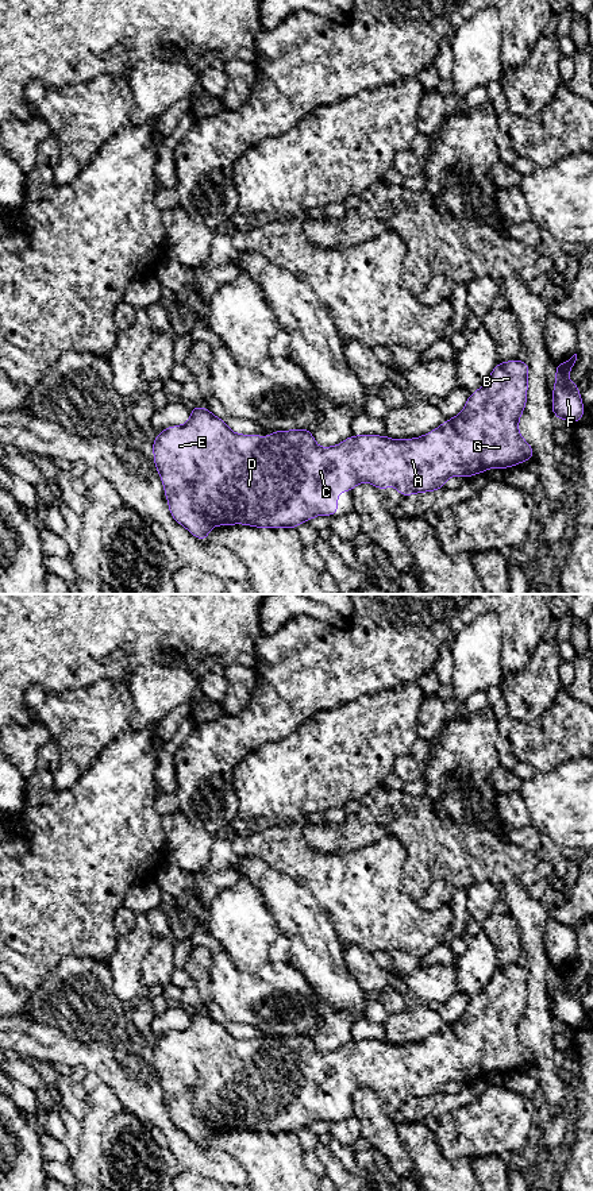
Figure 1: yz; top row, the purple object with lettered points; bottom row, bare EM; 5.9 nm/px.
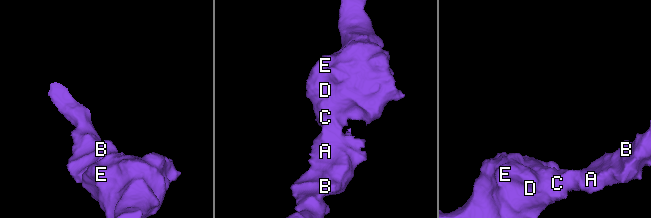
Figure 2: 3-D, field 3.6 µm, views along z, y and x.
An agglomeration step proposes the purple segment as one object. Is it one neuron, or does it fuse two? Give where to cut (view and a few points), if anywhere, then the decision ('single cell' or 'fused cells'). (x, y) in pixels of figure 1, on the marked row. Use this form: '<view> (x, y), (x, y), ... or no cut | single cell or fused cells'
no cut | single cell

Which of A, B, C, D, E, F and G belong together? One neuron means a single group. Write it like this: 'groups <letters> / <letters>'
groups A B C D E F G

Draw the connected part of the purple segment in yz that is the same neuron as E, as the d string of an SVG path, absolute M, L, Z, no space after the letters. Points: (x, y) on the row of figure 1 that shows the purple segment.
M513 359L505 363L498 362L496 367L493 369L493 373L488 378L488 381L484 383L484 386L470 394L463 411L454 419L444 420L444 423L439 428L428 432L424 436L420 436L416 439L394 440L394 439L389 439L386 435L385 436L353 435L338 446L324 447L324 448L317 447L311 429L274 431L273 433L269 435L267 439L259 435L234 433L227 427L224 420L213 416L208 408L204 409L196 405L190 412L190 420L185 425L169 427L165 431L159 432L155 440L153 442L154 463L163 482L163 489L167 498L169 510L173 519L178 524L184 525L192 535L195 535L200 540L208 540L208 531L215 525L247 524L247 525L258 527L258 528L285 527L285 528L296 529L296 527L300 523L307 523L315 516L336 514L338 513L338 492L339 490L351 492L361 482L370 482L374 486L377 486L378 490L385 490L389 485L393 485L404 498L413 493L434 492L434 490L442 489L444 487L444 481L453 475L469 478L470 475L477 474L477 473L484 473L490 467L500 467L504 470L507 467L519 465L524 460L534 459L535 454L534 454L532 447L521 438L521 435L517 431L519 419L525 408L525 401L527 401L528 371L530 371L530 366L527 362L521 362L517 359Z

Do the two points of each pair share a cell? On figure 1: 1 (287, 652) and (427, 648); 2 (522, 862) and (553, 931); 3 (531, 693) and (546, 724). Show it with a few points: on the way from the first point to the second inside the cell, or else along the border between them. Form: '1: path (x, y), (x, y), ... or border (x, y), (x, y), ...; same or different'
1: path (322, 652), (373, 652), (378, 648), (392, 648); same
2: border (549, 916), (545, 924), (545, 951); different
3: border (549, 709), (532, 721), (513, 720); different

